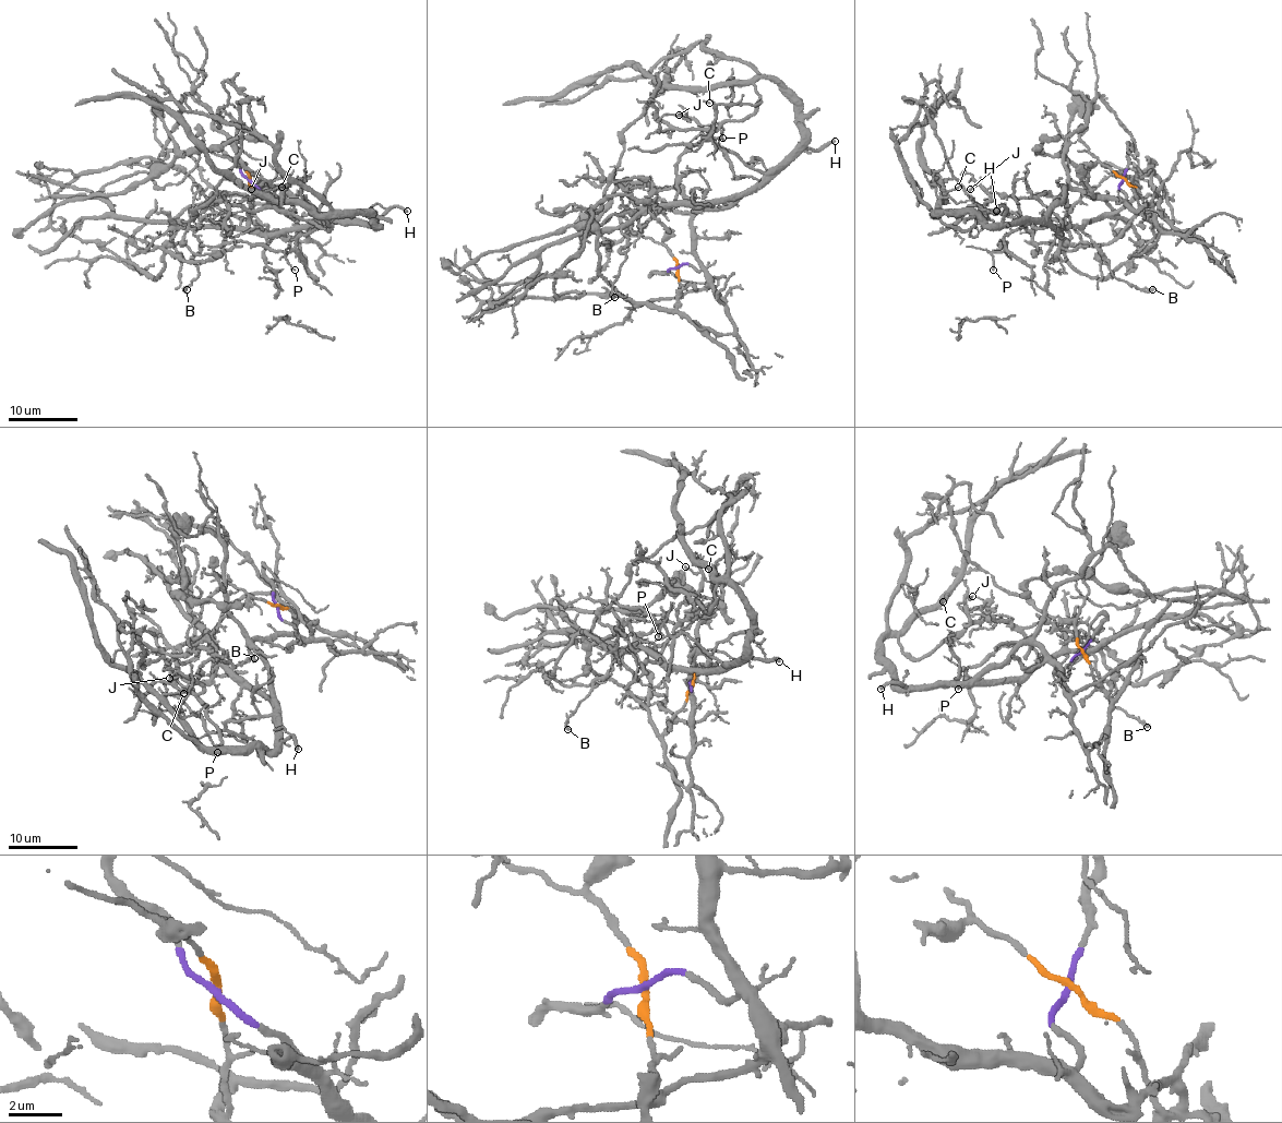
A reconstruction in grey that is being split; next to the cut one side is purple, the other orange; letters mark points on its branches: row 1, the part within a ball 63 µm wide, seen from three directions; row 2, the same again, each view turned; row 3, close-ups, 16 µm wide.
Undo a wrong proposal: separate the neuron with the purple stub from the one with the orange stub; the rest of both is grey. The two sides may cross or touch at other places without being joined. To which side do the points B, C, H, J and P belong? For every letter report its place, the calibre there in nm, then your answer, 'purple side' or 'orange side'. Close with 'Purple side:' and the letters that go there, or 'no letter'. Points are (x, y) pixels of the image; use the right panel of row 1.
B: (1152, 289) | 150 nm | purple side
C: (958, 187) | 120 nm | purple side
H: (996, 211) | 280 nm | purple side
J: (970, 189) | 130 nm | purple side
P: (993, 270) | 100 nm | purple side
Purple side: B, C, H, J, P

